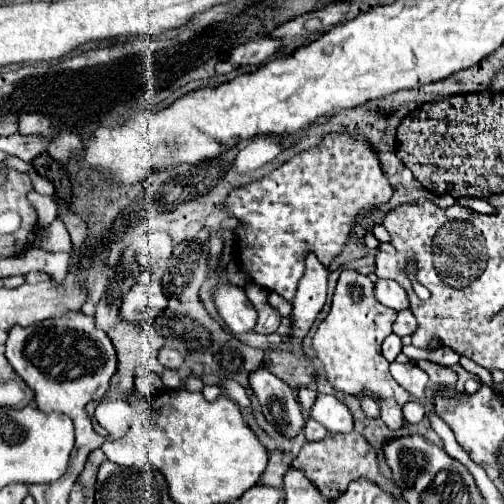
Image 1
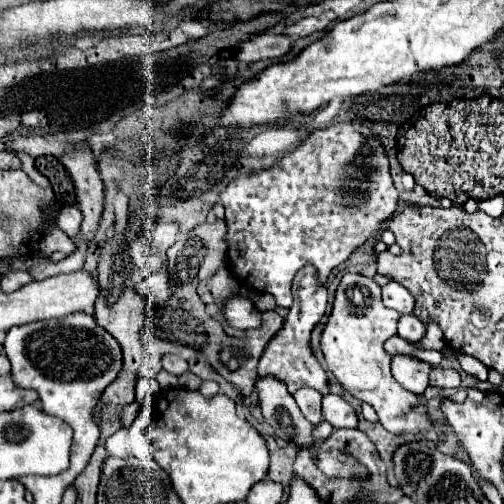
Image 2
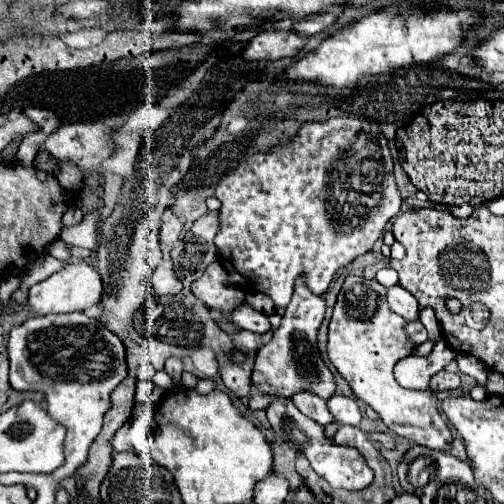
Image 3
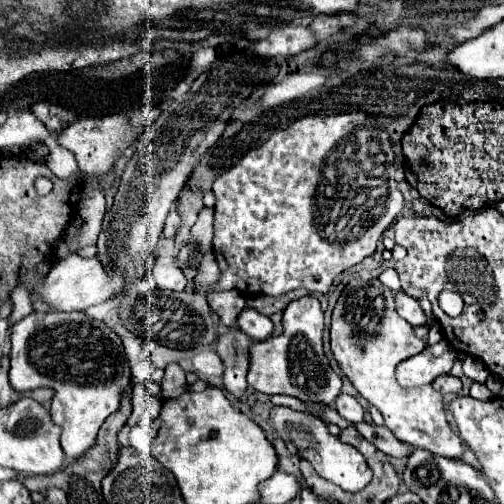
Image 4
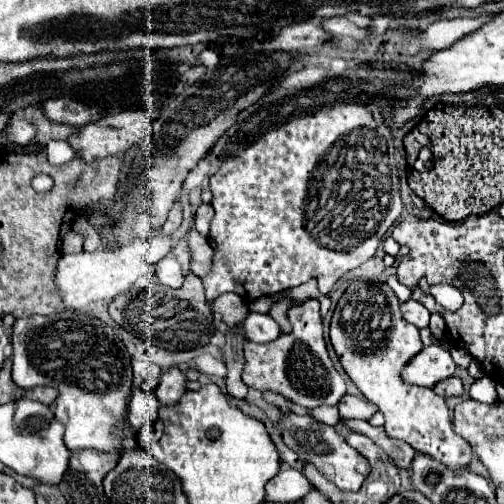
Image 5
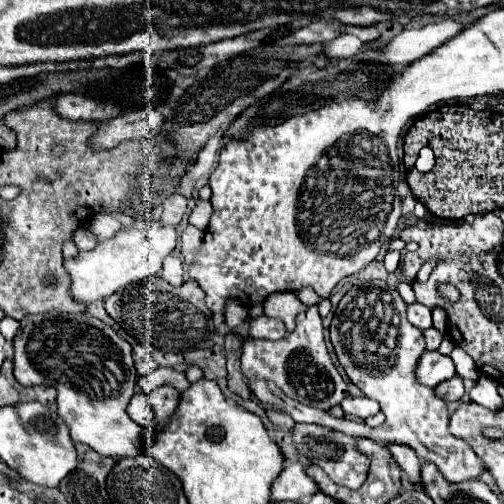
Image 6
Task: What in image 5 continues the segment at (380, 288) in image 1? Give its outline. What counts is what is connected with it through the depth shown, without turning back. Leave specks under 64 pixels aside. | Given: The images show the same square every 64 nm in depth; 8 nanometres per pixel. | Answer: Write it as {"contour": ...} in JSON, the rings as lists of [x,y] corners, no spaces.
{"contour":[[[406,300],[400,304],[400,312],[404,316],[406,322],[414,324],[416,328],[426,328],[428,326],[428,318],[430,318],[430,312],[416,300]]]}

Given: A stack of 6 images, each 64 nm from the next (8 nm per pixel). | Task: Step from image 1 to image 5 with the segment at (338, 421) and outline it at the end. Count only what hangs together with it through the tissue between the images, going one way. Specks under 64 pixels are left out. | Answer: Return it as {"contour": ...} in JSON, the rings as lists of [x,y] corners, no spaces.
{"contour":[[[346,394],[338,402],[338,410],[340,410],[342,418],[362,418],[362,420],[368,420],[376,412],[376,406],[366,402],[366,400],[362,400],[362,398]]]}

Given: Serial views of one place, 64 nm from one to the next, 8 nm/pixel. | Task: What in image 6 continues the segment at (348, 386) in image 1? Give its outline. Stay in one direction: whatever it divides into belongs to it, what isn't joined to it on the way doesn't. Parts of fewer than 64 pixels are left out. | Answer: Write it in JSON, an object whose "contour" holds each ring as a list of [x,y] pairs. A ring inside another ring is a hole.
{"contour":[[[394,284],[392,288],[352,286],[334,312],[330,324],[330,340],[334,344],[334,352],[348,378],[366,396],[374,398],[386,416],[386,422],[380,428],[368,428],[369,431],[365,423],[348,419],[348,426],[342,433],[354,438],[372,438],[376,442],[408,444],[410,448],[414,448],[420,460],[434,462],[444,478],[452,482],[478,478],[484,464],[464,440],[450,434],[446,402],[440,400],[432,388],[416,384],[414,366],[426,346],[422,332],[416,326],[408,324],[404,308],[406,302],[400,298]],[[390,336],[396,336],[394,346],[390,344]]]}

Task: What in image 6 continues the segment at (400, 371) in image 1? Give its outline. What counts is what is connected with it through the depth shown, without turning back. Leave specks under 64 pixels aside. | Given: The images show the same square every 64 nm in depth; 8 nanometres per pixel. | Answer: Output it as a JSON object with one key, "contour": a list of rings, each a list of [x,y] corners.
{"contour":[[[426,350],[416,364],[414,376],[420,384],[434,388],[442,380],[456,376],[456,368],[454,368],[454,362],[450,356],[444,356],[438,350]]]}

